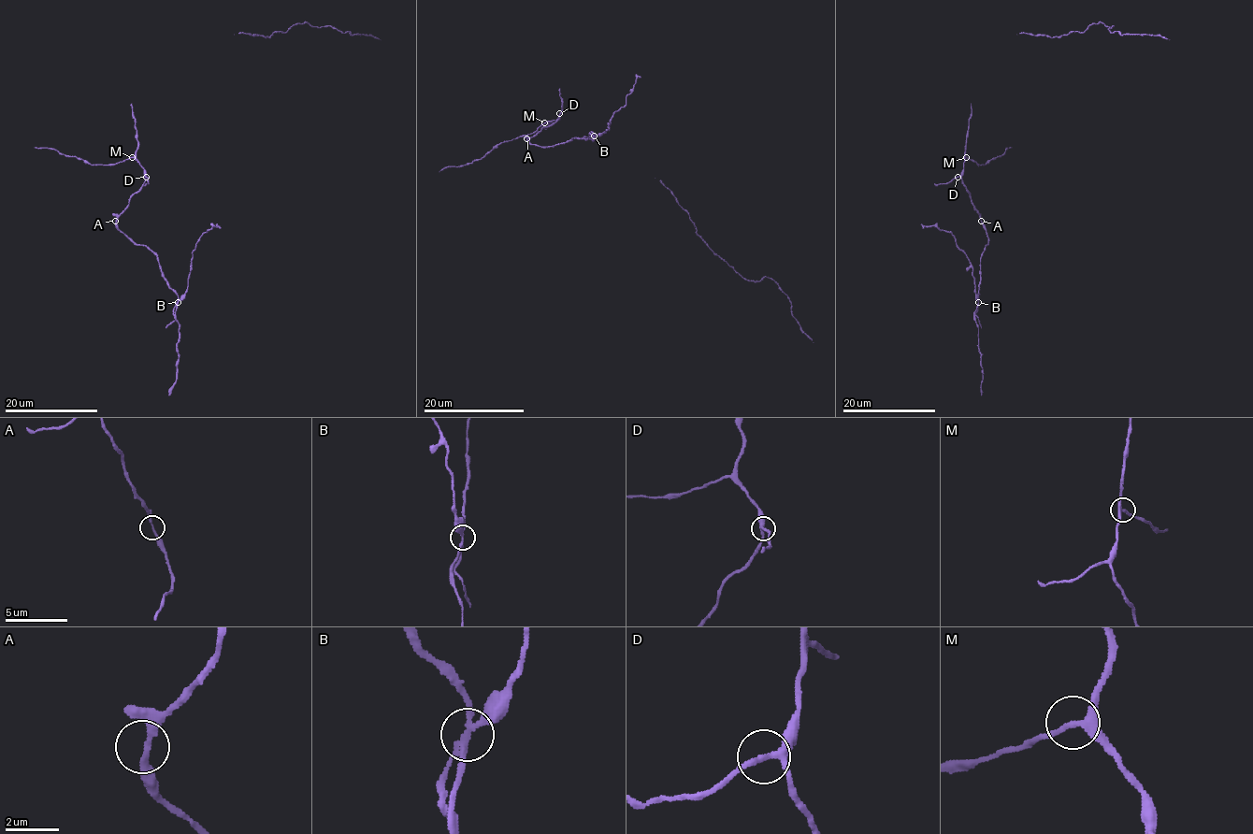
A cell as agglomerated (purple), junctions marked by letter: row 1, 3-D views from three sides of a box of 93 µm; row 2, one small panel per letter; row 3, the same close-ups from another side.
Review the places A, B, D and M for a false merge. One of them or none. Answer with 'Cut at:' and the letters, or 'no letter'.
Cut at: B

